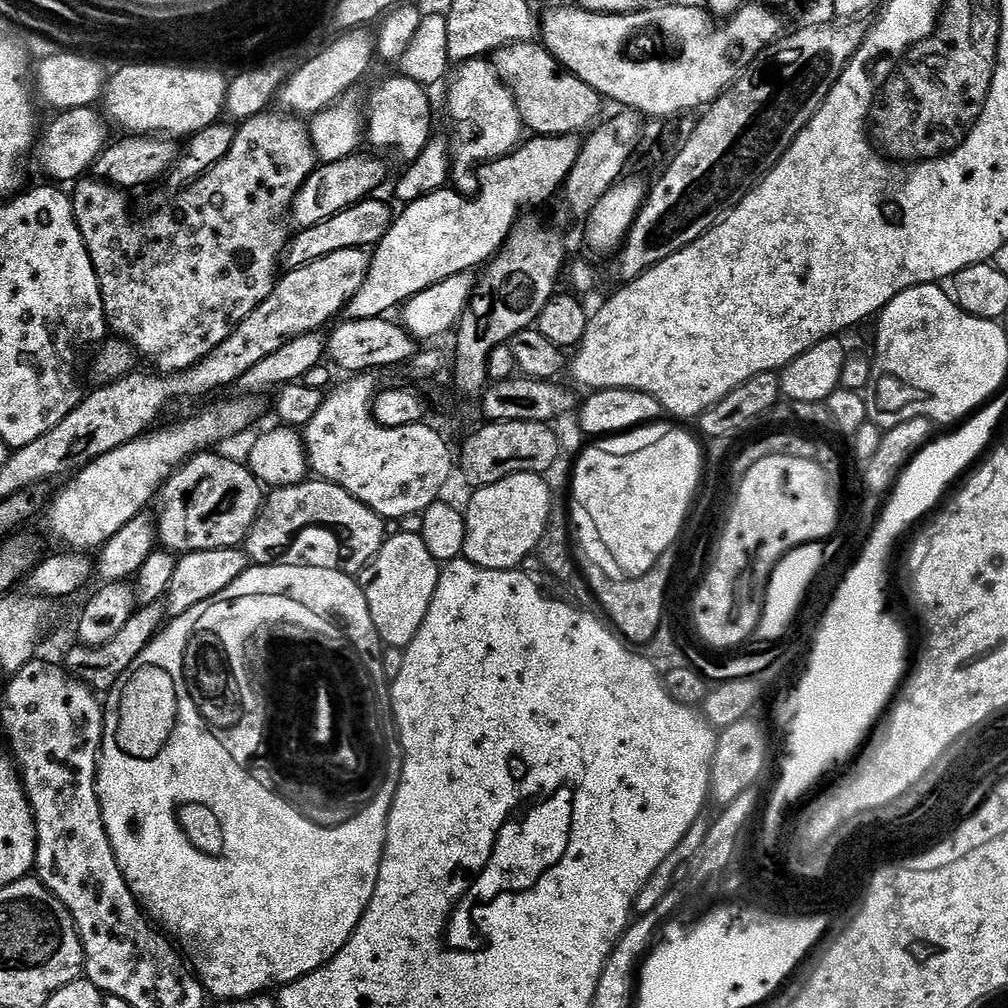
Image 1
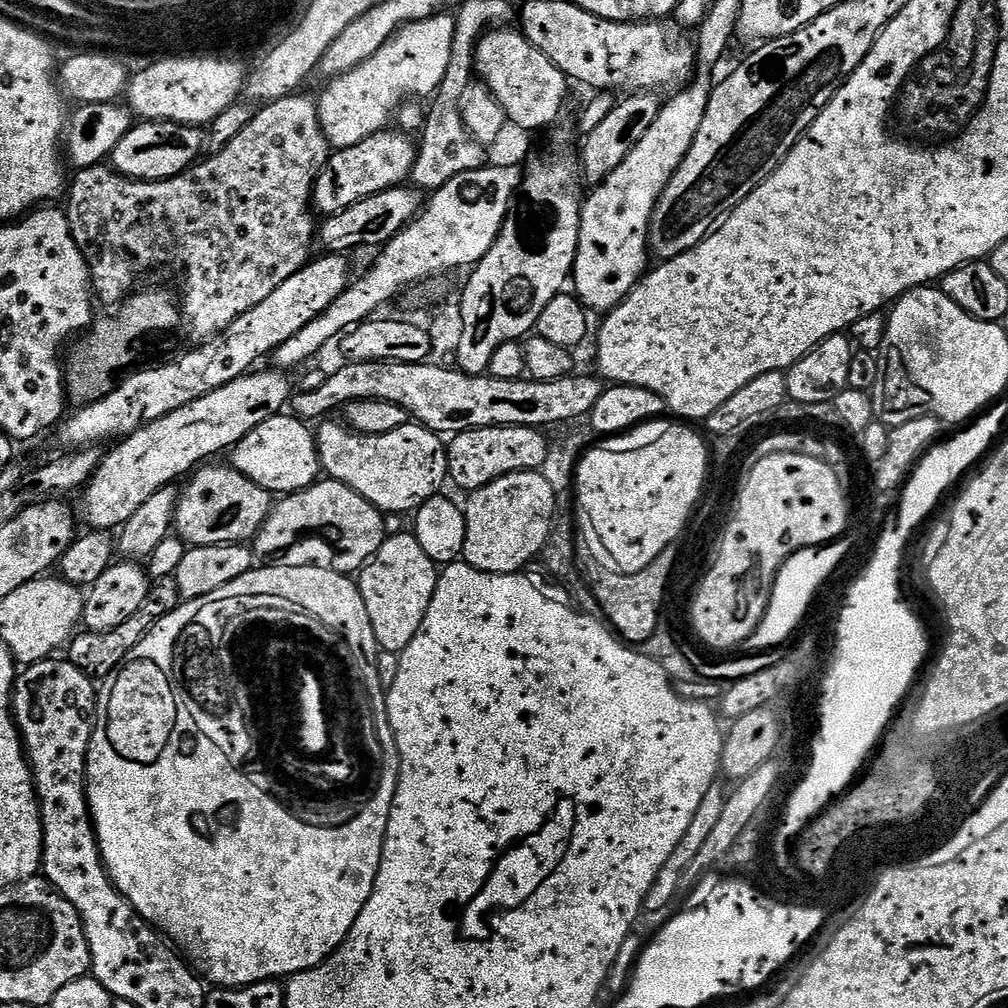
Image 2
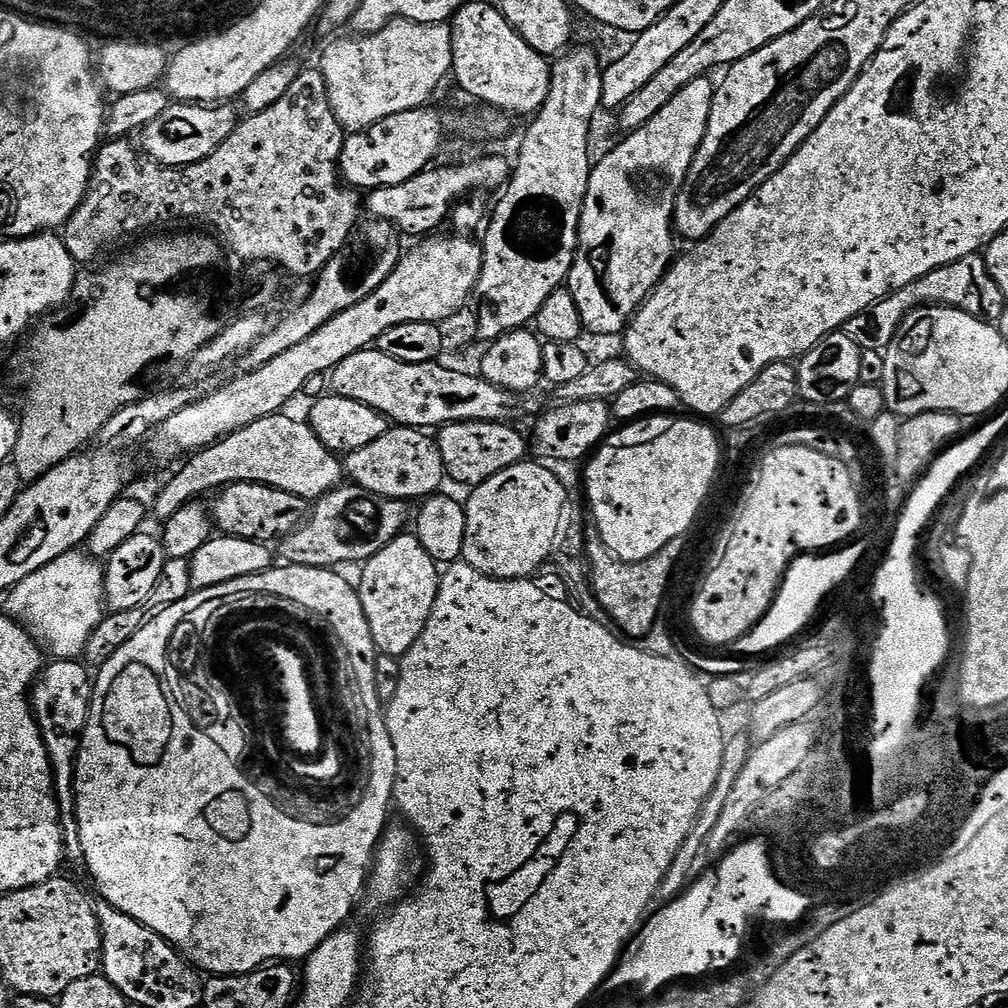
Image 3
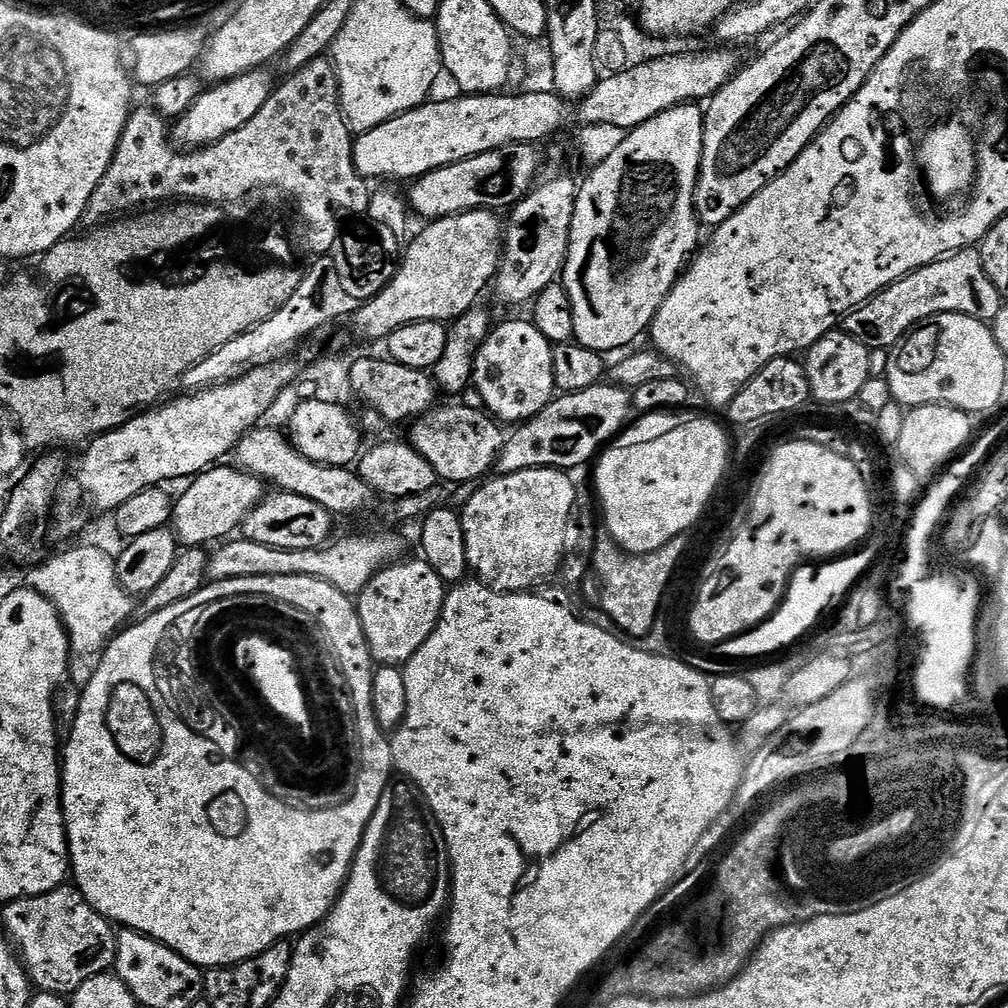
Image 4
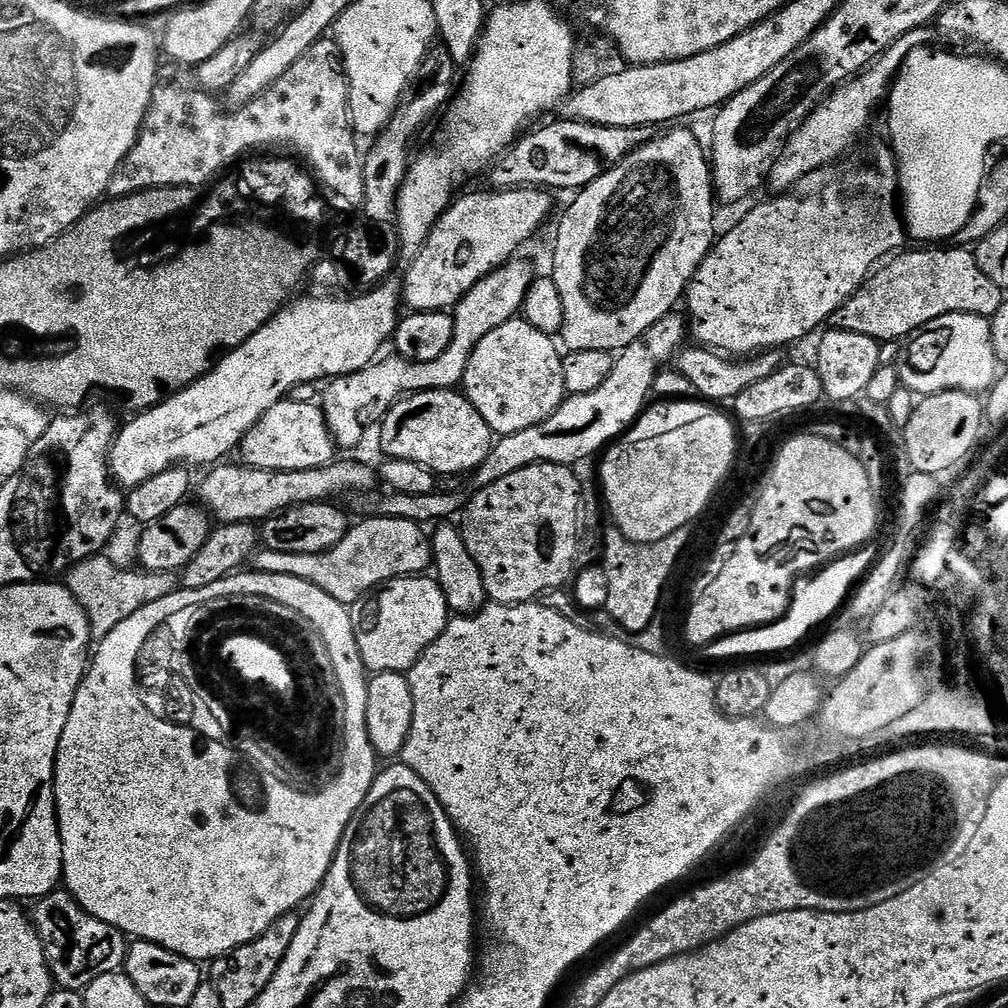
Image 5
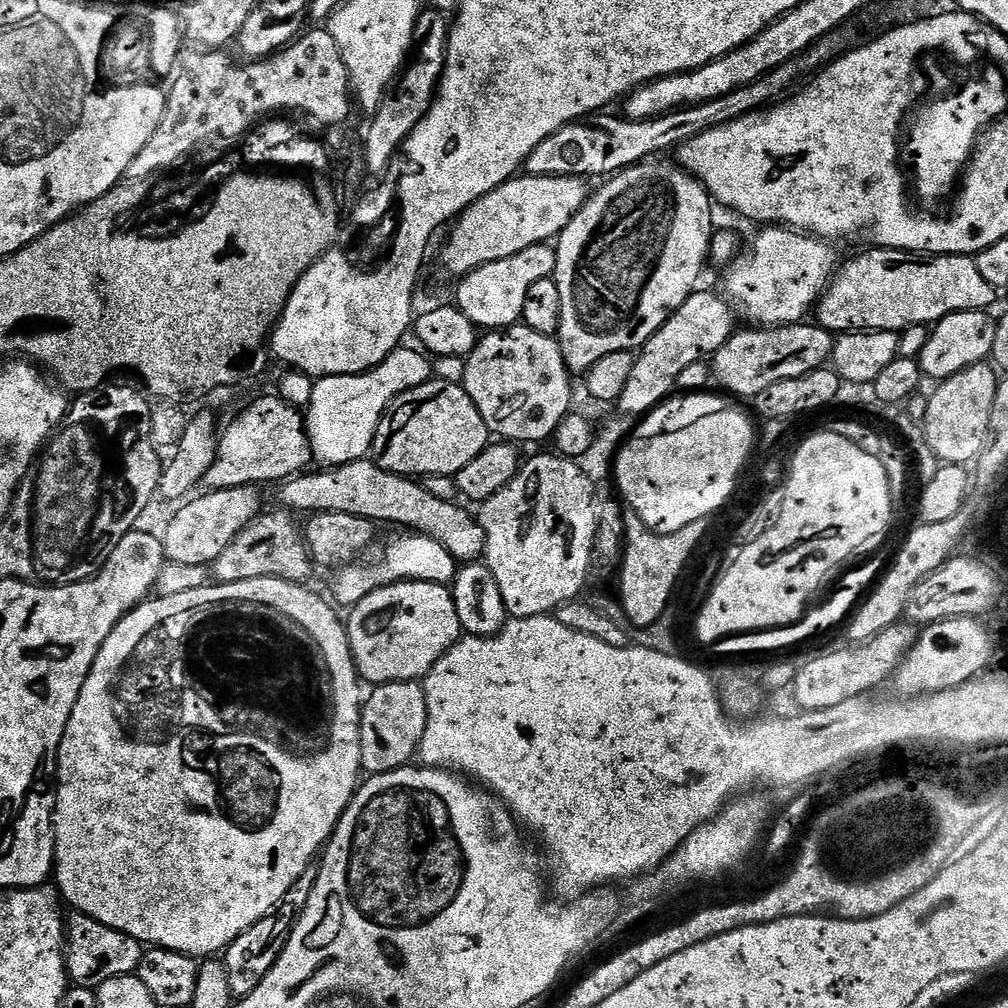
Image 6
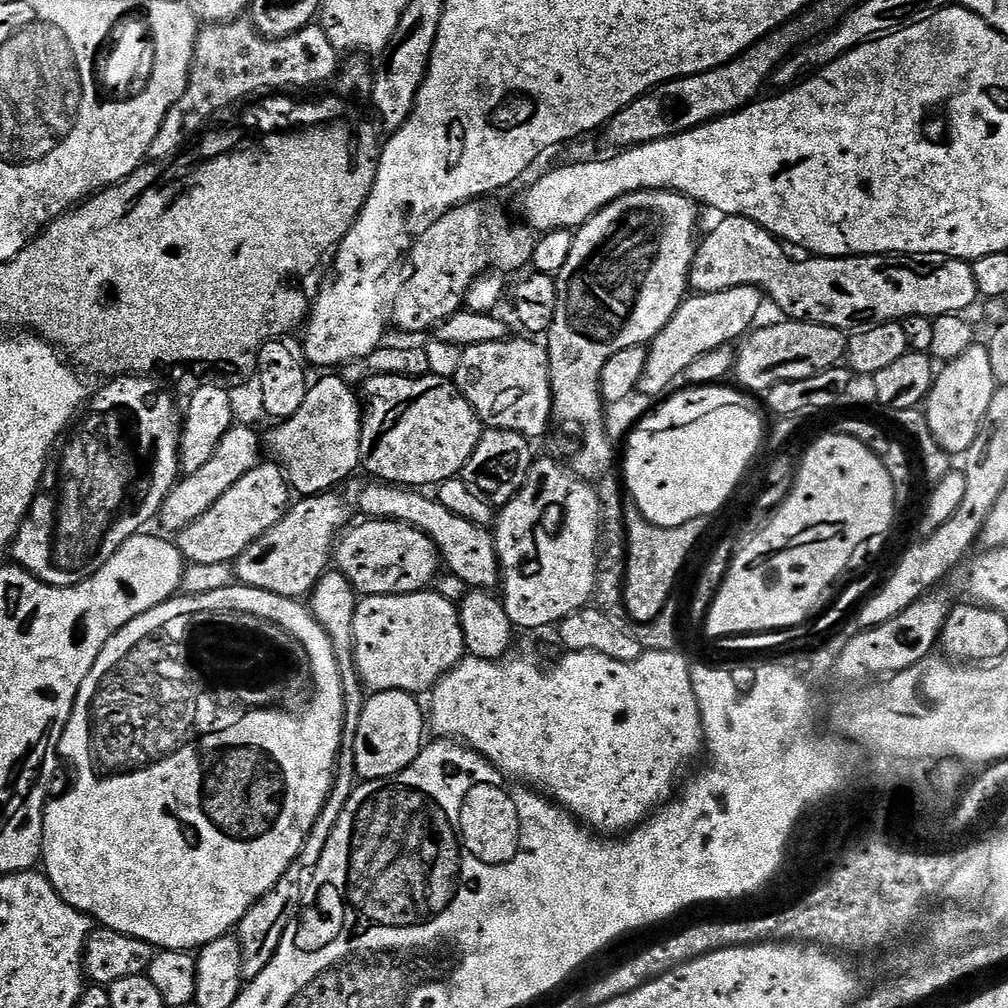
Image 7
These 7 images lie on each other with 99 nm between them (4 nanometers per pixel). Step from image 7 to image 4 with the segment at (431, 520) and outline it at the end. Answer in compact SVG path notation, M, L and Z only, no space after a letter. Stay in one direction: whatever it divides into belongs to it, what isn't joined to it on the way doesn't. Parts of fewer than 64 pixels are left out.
M227 464L213 465L195 477L175 499L170 521L177 541L183 547L205 547L208 543L231 537L243 525L245 518L266 495L265 483L250 472Z

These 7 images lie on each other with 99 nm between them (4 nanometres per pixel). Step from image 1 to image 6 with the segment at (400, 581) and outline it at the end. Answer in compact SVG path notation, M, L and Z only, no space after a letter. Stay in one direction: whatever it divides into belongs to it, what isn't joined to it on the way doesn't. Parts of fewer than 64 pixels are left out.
M403 580L378 588L366 594L347 614L352 657L361 681L368 686L423 681L462 636L451 591L430 581Z

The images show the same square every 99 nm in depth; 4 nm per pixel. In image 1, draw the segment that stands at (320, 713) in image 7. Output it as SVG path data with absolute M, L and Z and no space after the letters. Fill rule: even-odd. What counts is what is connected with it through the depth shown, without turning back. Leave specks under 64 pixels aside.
M252 564L225 589L221 590L224 596L252 596L252 592L288 592L288 596L296 596L300 604L306 604L308 608L314 606L330 606L332 604L342 608L344 600L360 600L364 597L363 587L358 583L355 575L338 570L322 570L318 566L286 566L285 564ZM194 605L180 616L171 617L152 637L142 654L138 654L138 658L130 662L130 666L121 676L117 676L115 684L108 689L108 701L105 699L102 704L104 743L96 769L96 797L100 800L104 829L112 843L116 861L126 878L128 889L136 895L136 903L175 941L209 997L217 996L217 1001L220 1002L244 1000L247 996L259 996L272 990L268 988L276 990L285 984L293 984L295 980L300 980L328 963L338 954L338 950L342 950L342 946L346 946L374 892L377 870L380 868L380 855L384 848L384 826L388 820L388 807L392 805L393 793L390 787L386 787L379 800L369 807L364 818L352 820L352 823L347 824L345 828L338 828L337 831L320 832L311 824L304 824L304 820L291 813L284 804L280 804L276 796L261 789L245 772L240 772L240 768L236 768L232 760L228 760L228 756L220 752L216 740L212 740L204 732L200 721L191 713L188 700L179 694L182 682L180 648L185 641L190 640L186 630L192 629L196 612L200 612L200 608Z

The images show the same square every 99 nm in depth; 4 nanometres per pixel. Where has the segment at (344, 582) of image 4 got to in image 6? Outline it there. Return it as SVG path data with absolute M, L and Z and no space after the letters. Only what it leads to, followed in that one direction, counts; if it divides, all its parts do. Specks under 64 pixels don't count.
M408 530L391 532L394 533L385 538L380 554L374 559L367 557L365 560L343 565L331 573L331 576L333 575L330 580L330 590L333 596L331 599L339 607L351 608L366 594L403 580L430 581L432 584L443 585L453 583L456 573L455 565L439 544L420 533Z

